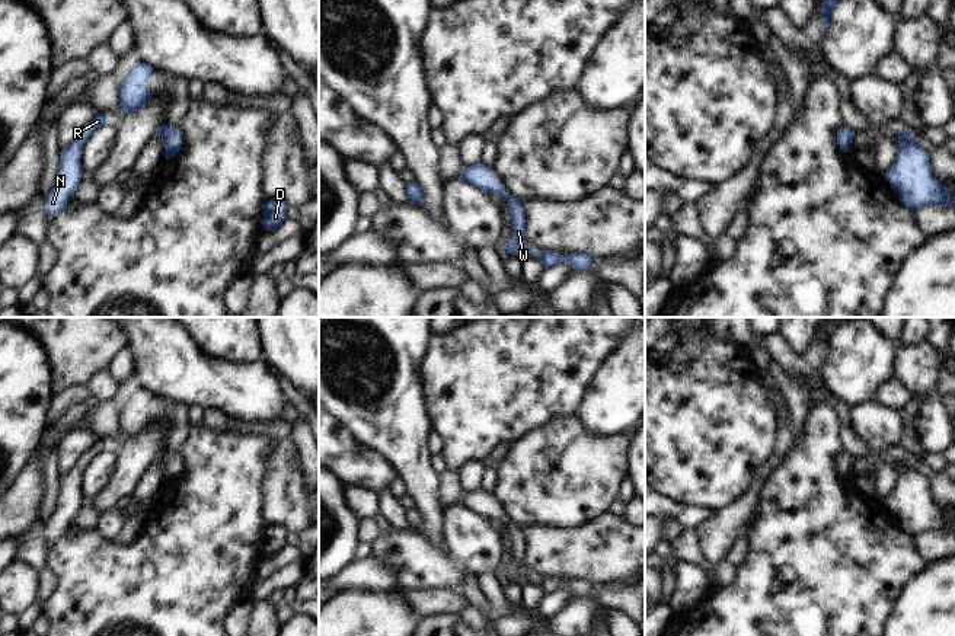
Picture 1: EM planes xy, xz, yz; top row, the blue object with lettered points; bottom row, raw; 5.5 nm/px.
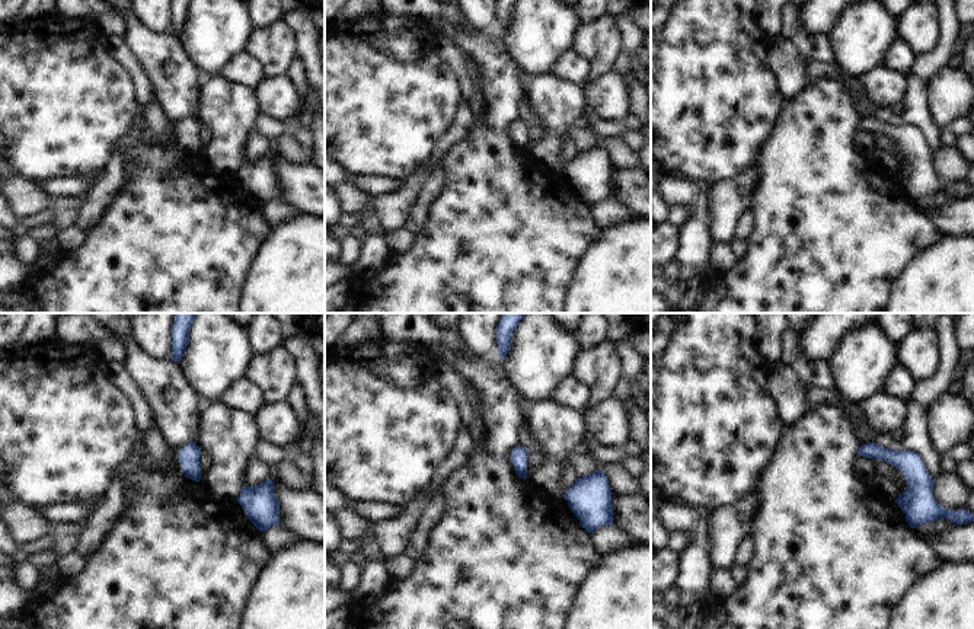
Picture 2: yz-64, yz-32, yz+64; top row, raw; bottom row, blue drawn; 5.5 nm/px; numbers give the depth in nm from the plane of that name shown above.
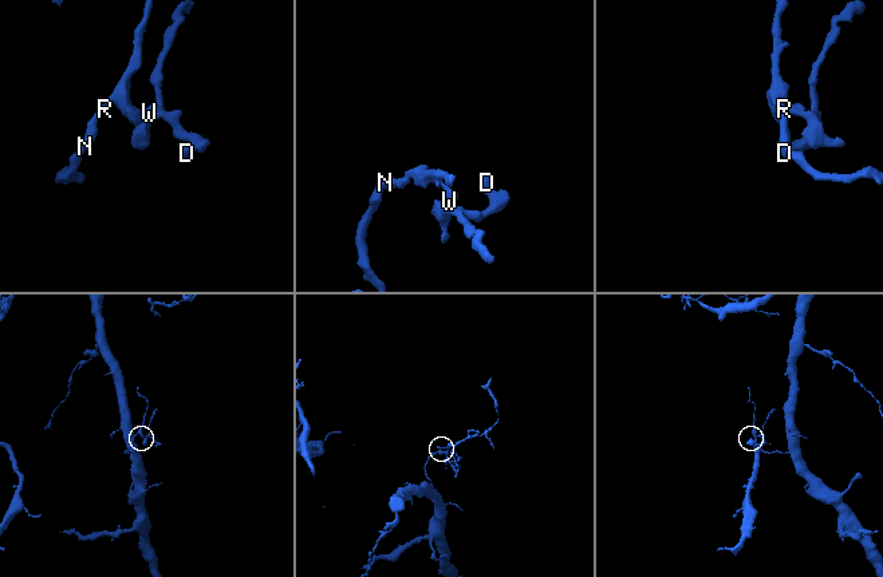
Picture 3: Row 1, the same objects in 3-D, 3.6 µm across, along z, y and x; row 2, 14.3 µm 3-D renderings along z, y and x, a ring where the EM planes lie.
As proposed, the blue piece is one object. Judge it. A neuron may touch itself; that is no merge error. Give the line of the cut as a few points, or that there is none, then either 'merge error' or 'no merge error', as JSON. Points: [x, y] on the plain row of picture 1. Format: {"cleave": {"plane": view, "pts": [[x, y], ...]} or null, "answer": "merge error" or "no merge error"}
{"cleave": null, "answer": "no merge error"}

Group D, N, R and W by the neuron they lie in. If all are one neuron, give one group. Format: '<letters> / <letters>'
D N R W

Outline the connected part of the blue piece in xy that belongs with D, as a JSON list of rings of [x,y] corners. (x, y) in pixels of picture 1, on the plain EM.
[[[277,524],[266,527],[266,530],[263,531],[263,546],[262,546],[262,553],[265,556],[274,556],[285,544],[287,544],[287,531],[282,527]]]

